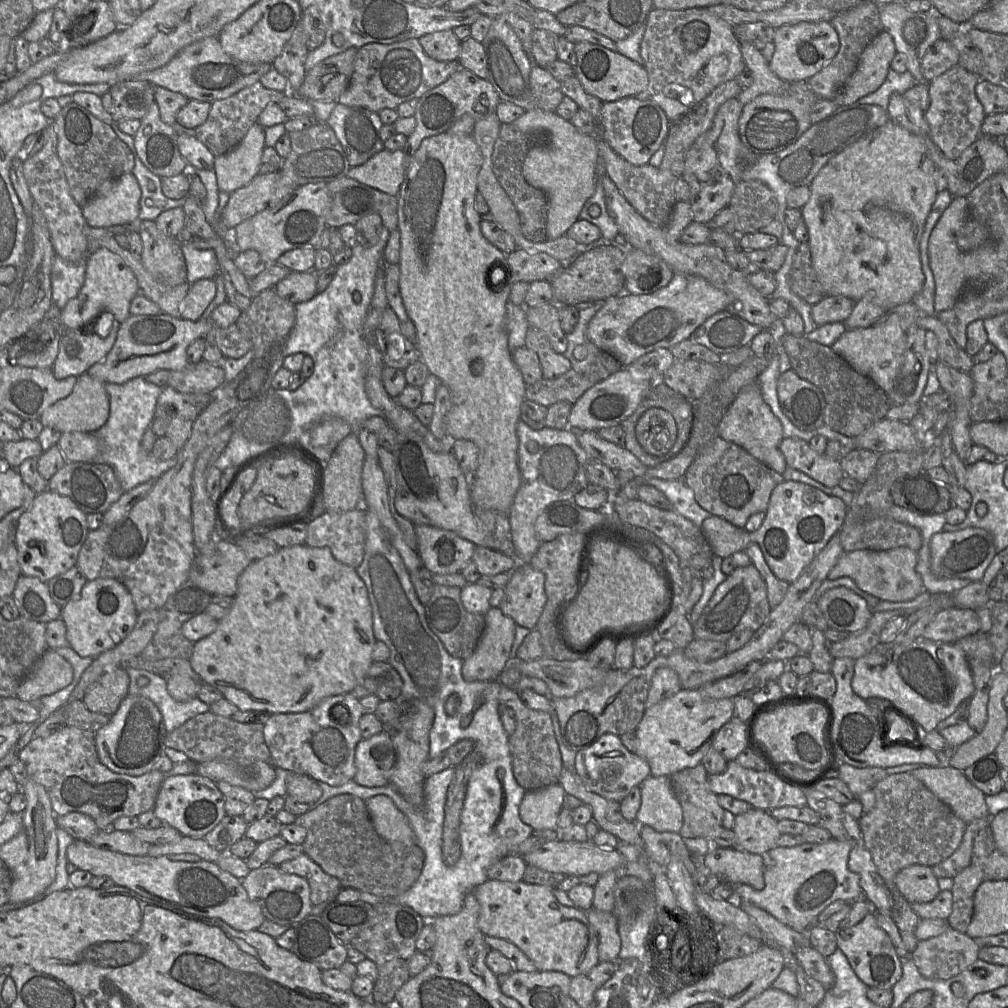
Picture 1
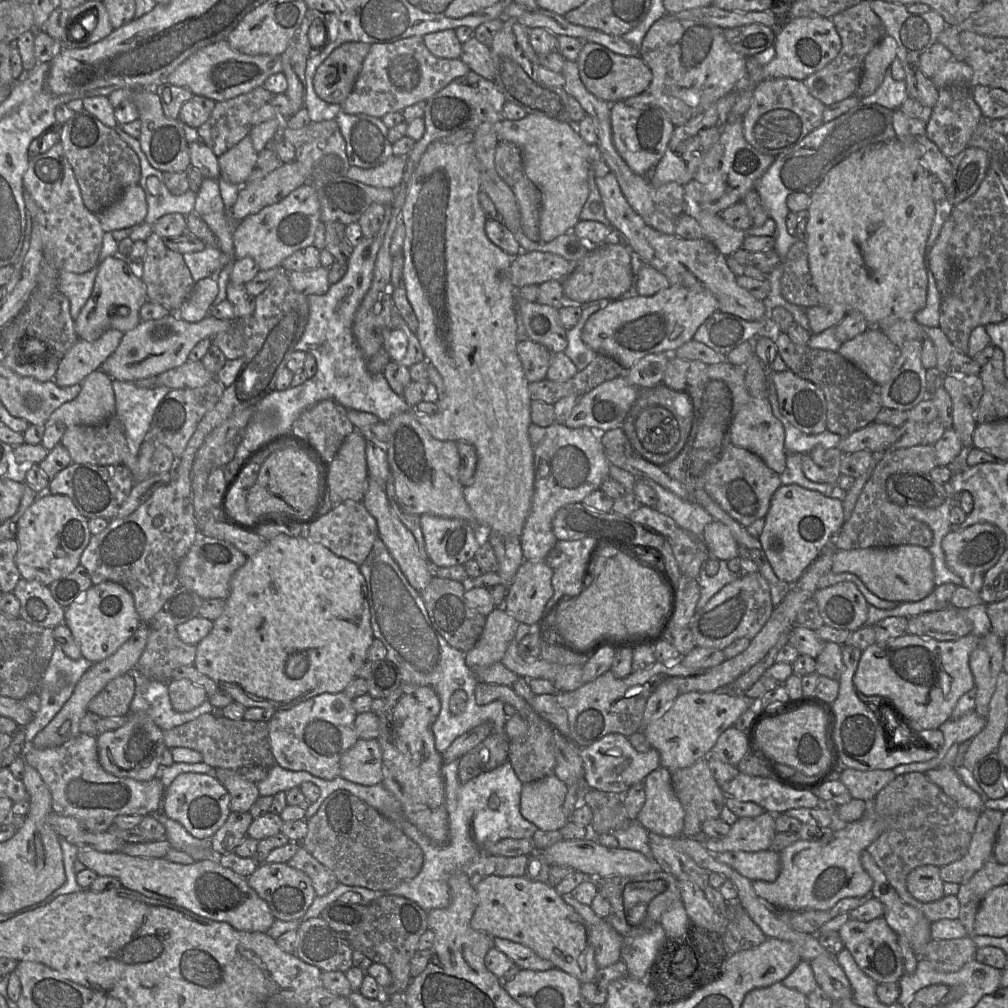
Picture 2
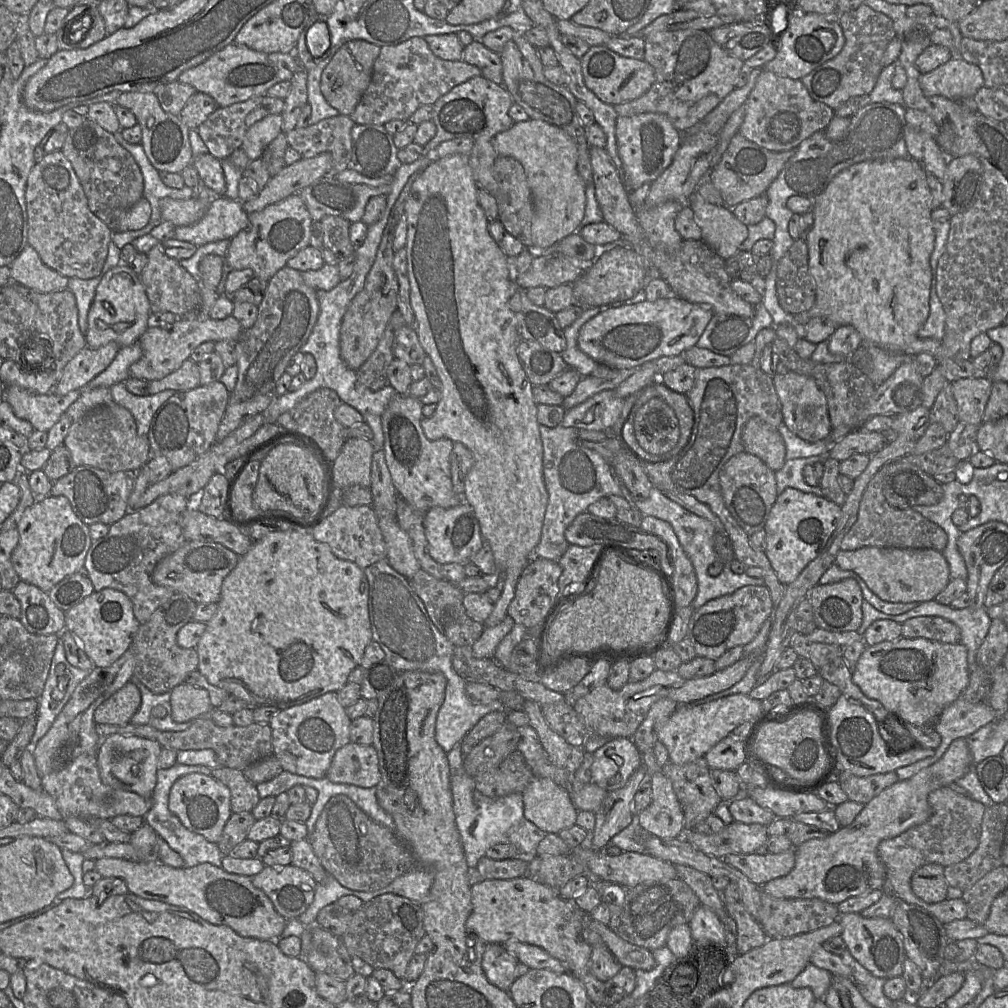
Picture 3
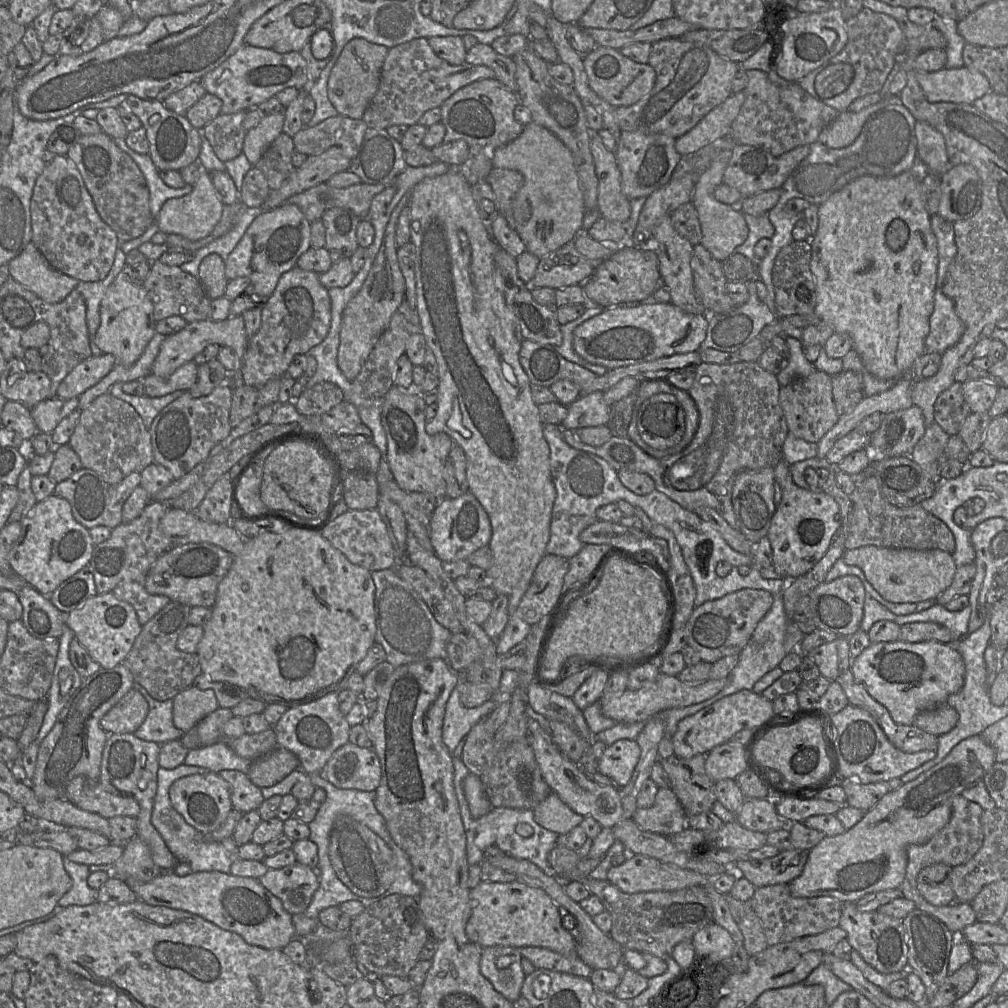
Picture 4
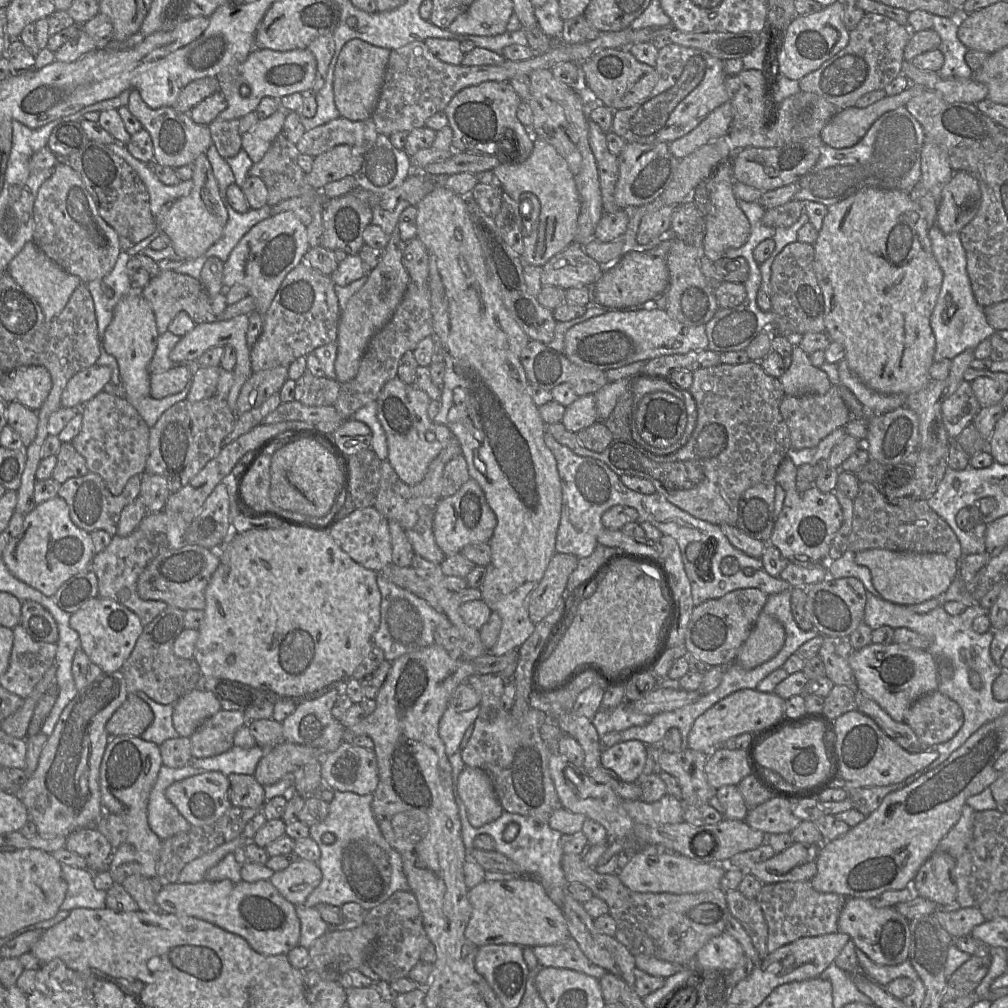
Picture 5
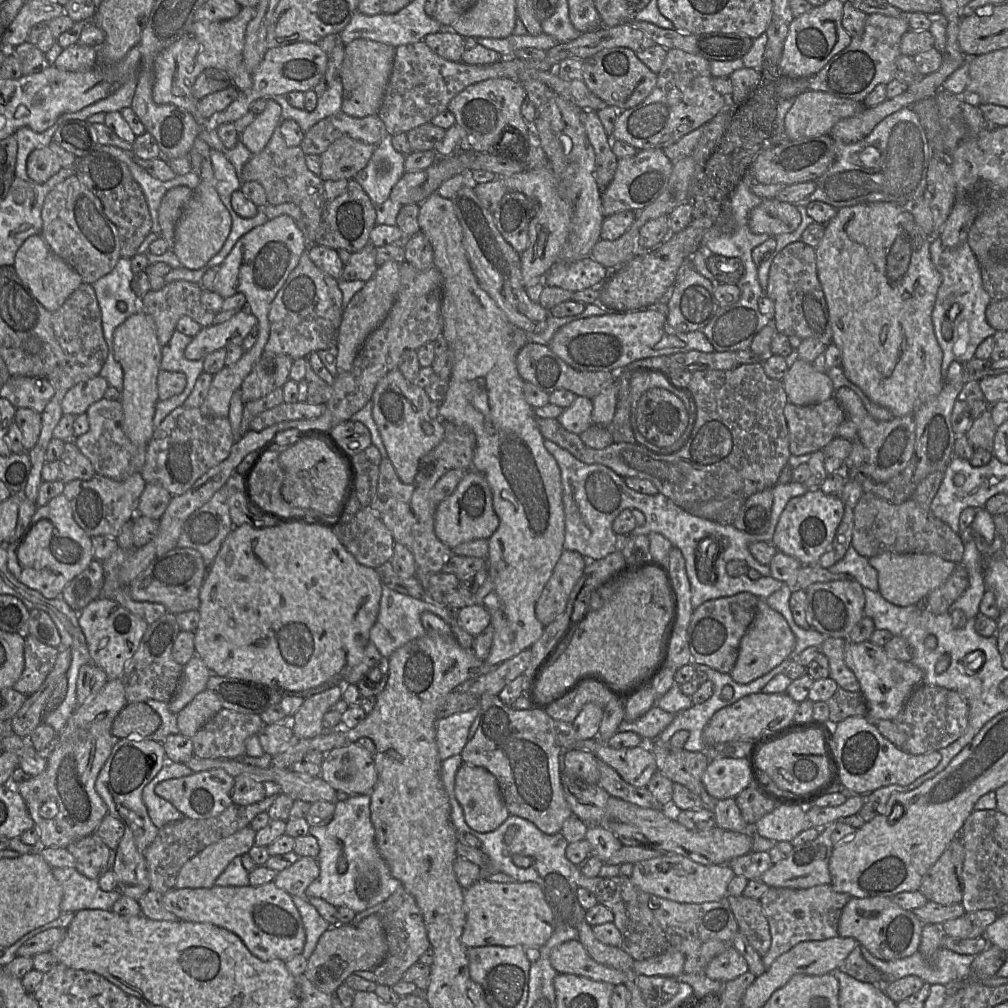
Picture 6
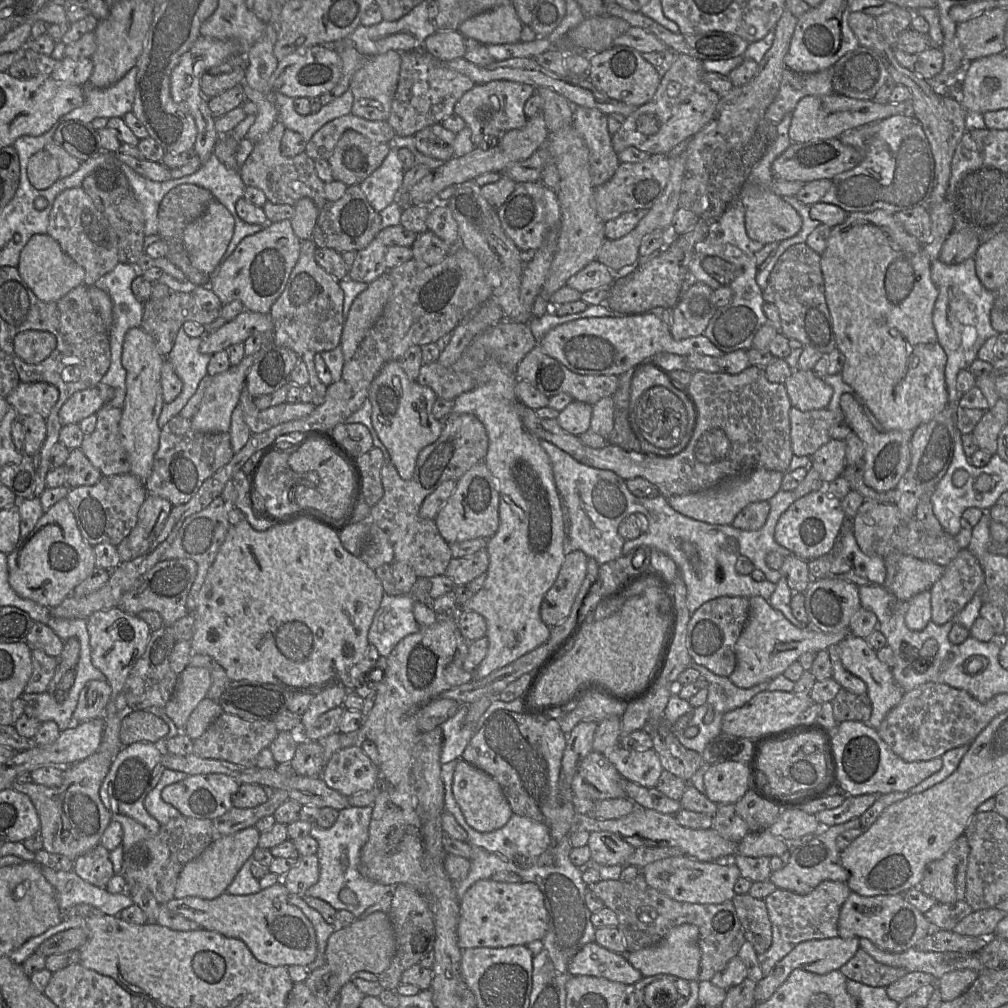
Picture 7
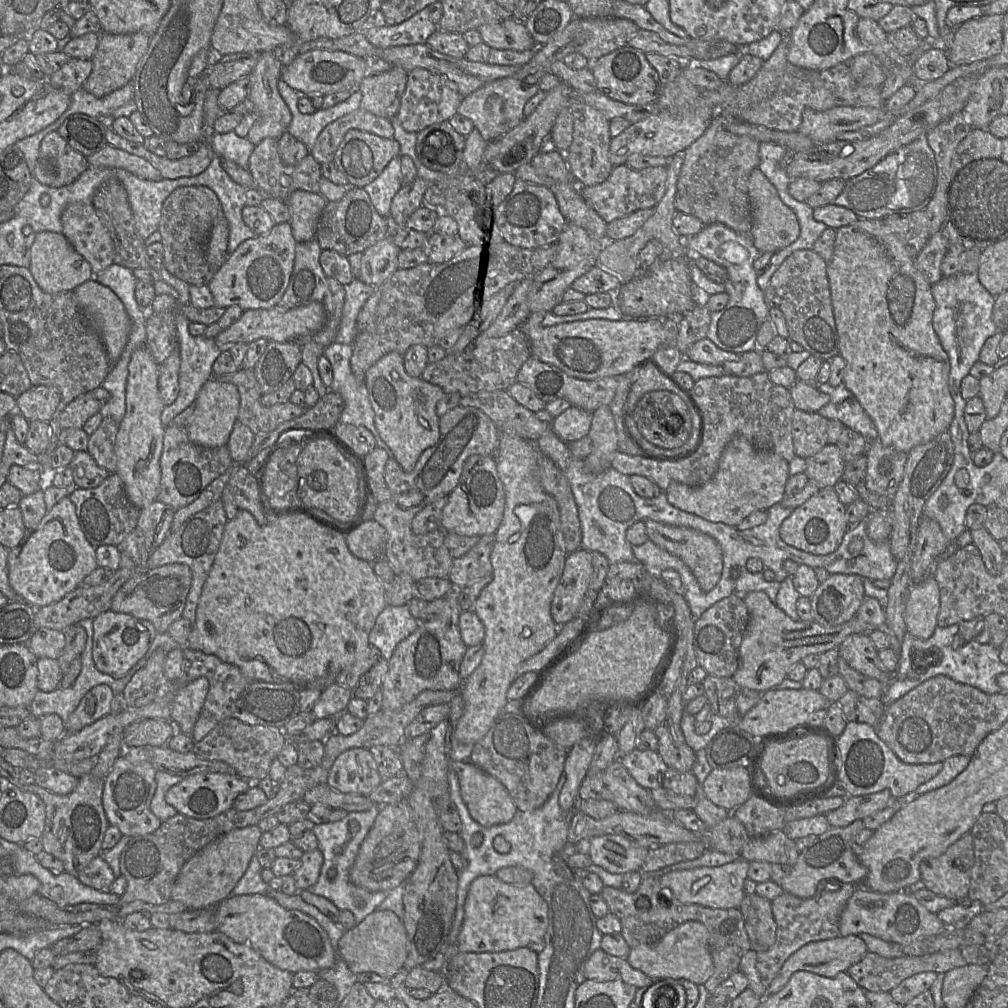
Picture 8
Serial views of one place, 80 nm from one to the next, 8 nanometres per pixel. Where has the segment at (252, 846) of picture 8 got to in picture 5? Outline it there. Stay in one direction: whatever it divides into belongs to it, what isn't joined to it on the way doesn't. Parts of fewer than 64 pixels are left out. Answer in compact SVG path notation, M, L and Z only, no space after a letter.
M239 836L192 860L182 869L178 882L198 883L204 881L209 869L217 865L226 855L234 853L234 851L240 847L244 847L247 842L248 840L246 840L243 836Z

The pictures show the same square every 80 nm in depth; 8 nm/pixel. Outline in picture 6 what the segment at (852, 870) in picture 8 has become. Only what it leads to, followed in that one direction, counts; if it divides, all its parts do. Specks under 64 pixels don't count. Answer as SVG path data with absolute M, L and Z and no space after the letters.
M854 814L840 818L826 826L816 827L819 836L815 840L793 847L787 858L774 863L759 879L767 886L776 888L807 889L817 885L830 884L829 861L834 849L831 834L836 827L836 823L843 823L859 829L865 822L859 814Z

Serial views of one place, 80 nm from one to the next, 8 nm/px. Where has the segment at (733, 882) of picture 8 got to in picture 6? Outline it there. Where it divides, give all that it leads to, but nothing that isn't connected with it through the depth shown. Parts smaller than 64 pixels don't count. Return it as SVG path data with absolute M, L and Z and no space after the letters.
M665 854L633 865L630 880L642 891L682 903L718 901L727 896L727 887L735 873L727 865L703 865L679 854Z

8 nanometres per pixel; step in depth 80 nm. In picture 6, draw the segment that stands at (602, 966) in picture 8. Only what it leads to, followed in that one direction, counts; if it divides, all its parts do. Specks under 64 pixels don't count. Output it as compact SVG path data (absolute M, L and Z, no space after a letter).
M570 940L555 947L550 962L558 973L583 976L613 985L626 981L622 971L596 962L578 940Z

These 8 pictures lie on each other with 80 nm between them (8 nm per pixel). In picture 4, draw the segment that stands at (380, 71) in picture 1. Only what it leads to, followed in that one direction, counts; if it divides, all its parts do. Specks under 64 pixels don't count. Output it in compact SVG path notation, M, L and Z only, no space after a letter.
M415 38L388 49L377 92L361 119L369 128L377 129L418 124L426 111L440 108L457 90L477 80L489 78L495 78L491 68L468 63L451 65L434 53L427 38Z

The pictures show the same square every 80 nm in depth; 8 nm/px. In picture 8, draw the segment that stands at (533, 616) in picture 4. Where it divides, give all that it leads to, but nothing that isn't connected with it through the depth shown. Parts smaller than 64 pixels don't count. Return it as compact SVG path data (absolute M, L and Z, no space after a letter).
M578 549L566 557L550 608L557 625L564 625L577 616L593 573L591 552Z

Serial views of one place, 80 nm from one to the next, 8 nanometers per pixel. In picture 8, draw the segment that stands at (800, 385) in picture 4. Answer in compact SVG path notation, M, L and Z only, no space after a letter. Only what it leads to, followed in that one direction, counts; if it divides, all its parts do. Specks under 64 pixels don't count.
M795 409L792 416L792 440L797 457L807 459L819 452L827 443L829 419L817 412Z

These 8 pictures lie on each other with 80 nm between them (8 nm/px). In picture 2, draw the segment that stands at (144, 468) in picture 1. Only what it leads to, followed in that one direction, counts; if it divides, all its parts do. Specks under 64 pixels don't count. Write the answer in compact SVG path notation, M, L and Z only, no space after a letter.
M113 380L112 388L115 396L114 416L124 427L128 445L122 465L132 471L135 482L140 445L150 435L158 405L171 390L165 386L139 388L134 382L120 380Z

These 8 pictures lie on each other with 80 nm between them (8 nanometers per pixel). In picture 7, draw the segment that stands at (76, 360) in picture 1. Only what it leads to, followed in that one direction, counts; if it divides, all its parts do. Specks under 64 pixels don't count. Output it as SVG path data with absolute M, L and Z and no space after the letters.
M98 385L71 395L60 410L60 424L78 424L86 417L96 414L104 405Z

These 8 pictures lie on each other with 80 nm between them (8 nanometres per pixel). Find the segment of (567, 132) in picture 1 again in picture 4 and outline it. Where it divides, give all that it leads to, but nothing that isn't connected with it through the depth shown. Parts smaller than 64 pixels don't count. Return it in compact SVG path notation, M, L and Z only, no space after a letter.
M531 122L524 125L516 139L491 150L491 153L494 168L516 170L524 177L524 184L513 199L512 209L515 230L528 252L542 258L583 232L586 209L573 156L556 135Z

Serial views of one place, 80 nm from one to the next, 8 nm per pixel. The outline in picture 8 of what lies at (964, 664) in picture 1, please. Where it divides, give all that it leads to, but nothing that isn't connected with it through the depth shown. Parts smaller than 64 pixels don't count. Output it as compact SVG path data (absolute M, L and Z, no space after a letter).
M851 634L838 647L840 657L849 667L870 678L877 679L882 685L888 685L892 681L892 673L886 671L881 666L877 657L878 651L875 649L869 634Z

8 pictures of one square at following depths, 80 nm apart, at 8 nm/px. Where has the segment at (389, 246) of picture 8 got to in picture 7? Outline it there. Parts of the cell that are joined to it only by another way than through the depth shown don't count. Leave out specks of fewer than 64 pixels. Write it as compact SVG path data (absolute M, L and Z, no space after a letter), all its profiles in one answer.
M374 239L367 247L356 253L347 277L369 285L388 271L385 263L386 250L387 246Z

